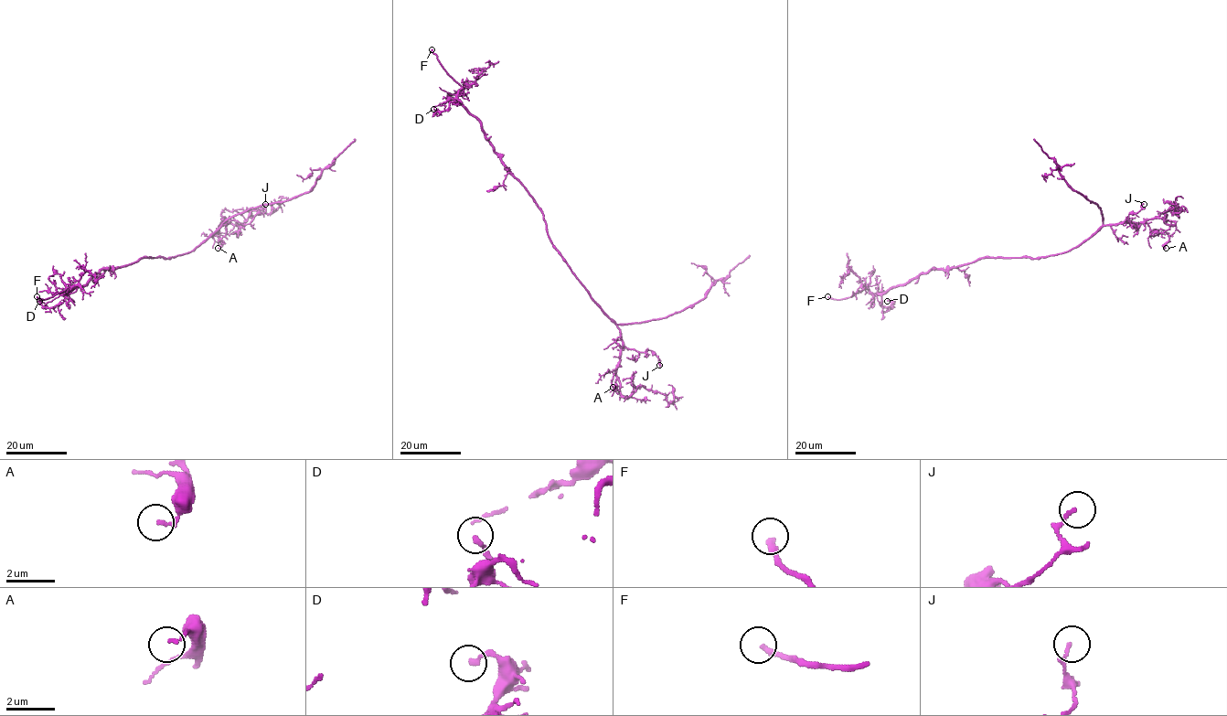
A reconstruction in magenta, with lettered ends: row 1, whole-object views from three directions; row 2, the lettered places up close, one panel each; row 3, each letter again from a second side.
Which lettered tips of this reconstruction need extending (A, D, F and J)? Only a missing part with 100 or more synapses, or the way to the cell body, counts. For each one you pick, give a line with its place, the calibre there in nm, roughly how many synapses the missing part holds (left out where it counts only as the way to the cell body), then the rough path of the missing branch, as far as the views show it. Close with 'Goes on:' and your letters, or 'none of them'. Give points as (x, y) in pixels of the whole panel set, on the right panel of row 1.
F: (827, 296) | 240 nm
Goes on: F

